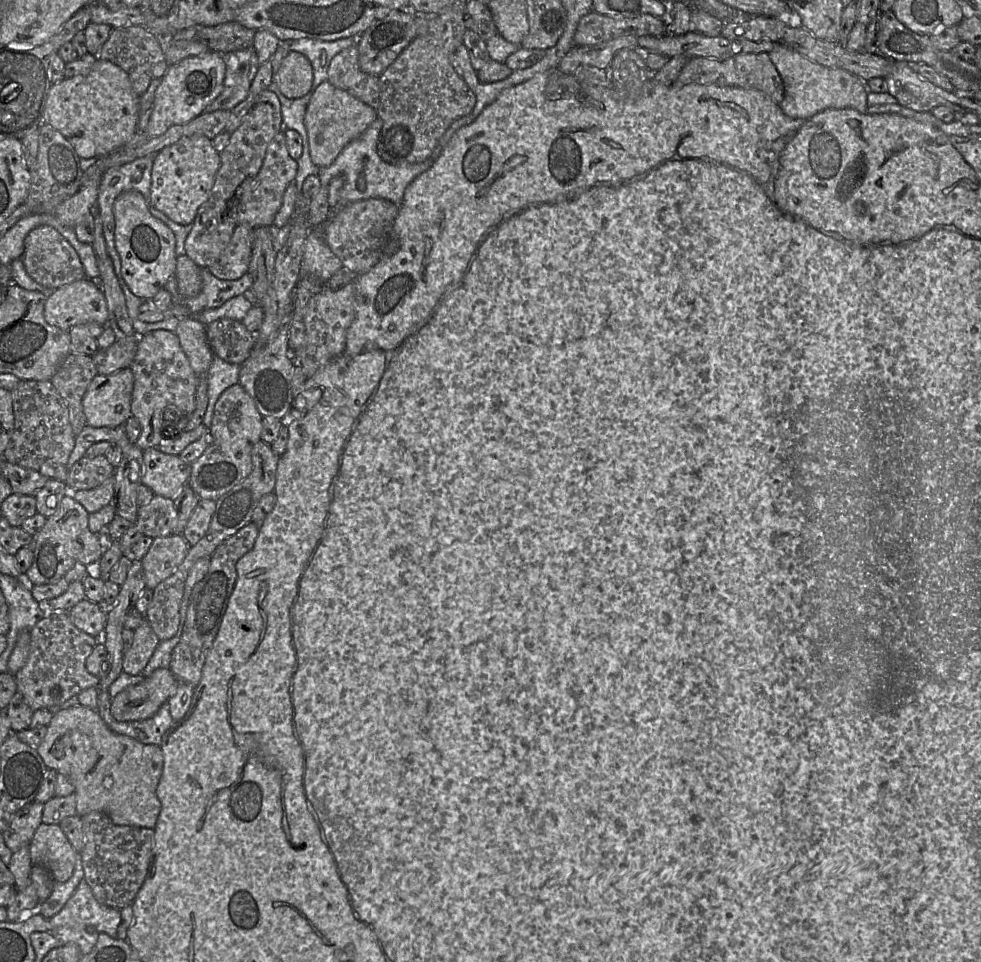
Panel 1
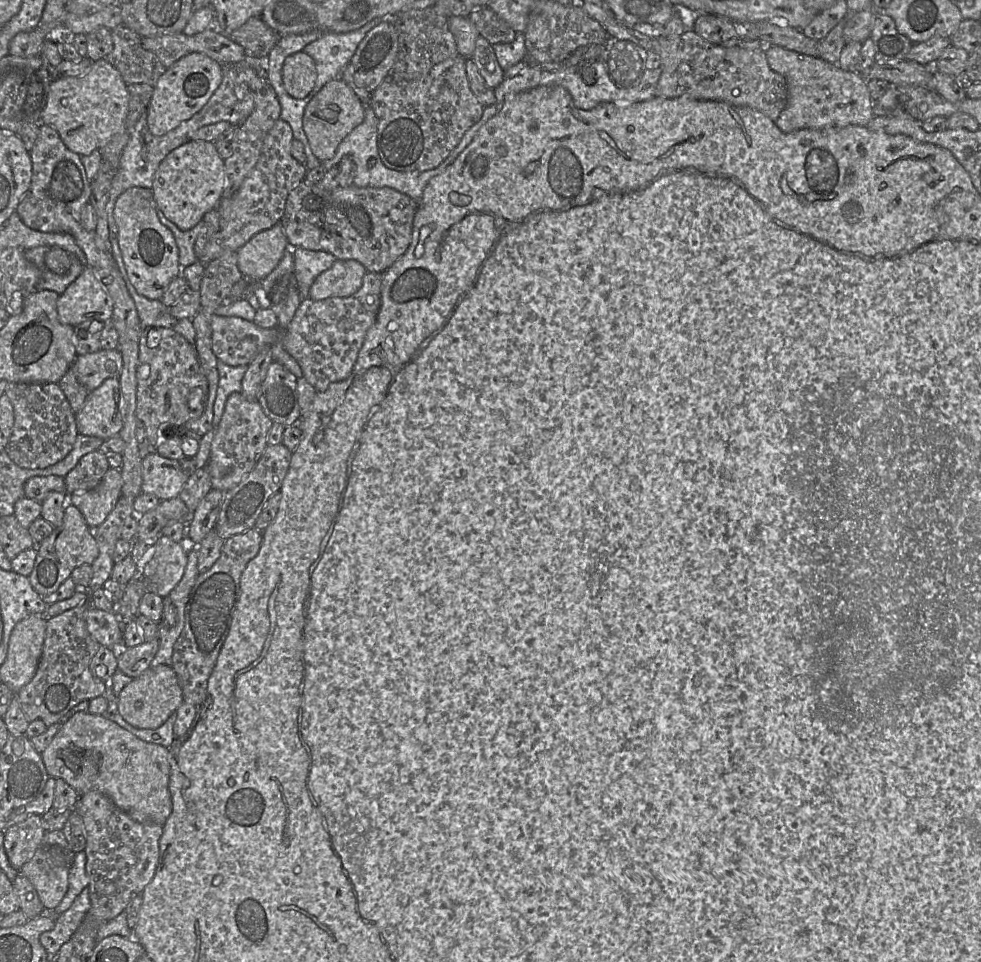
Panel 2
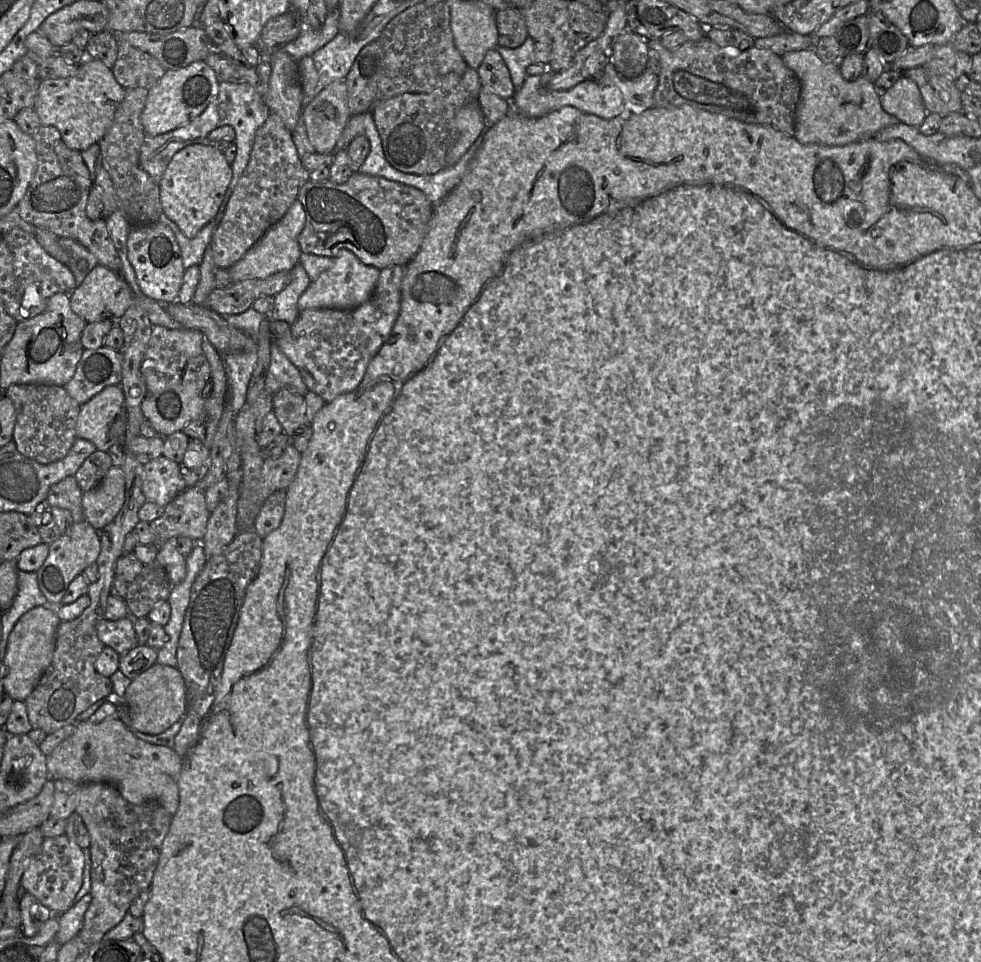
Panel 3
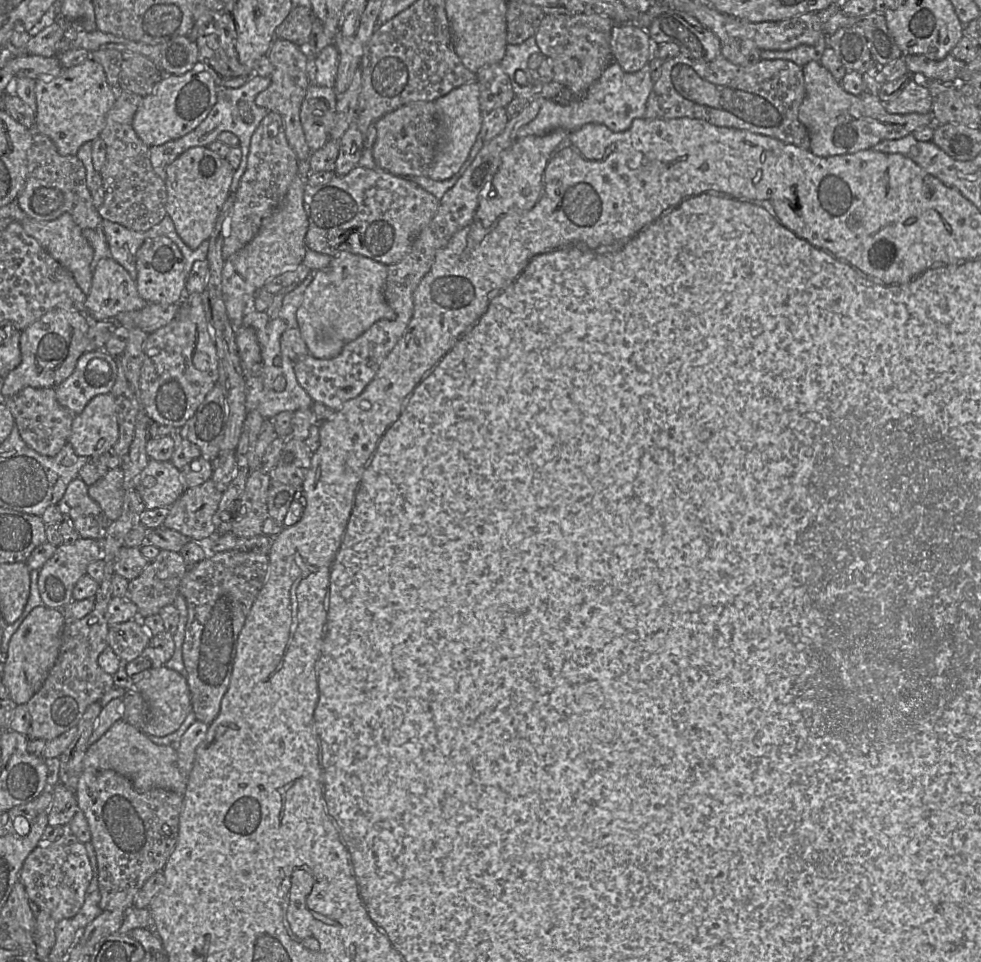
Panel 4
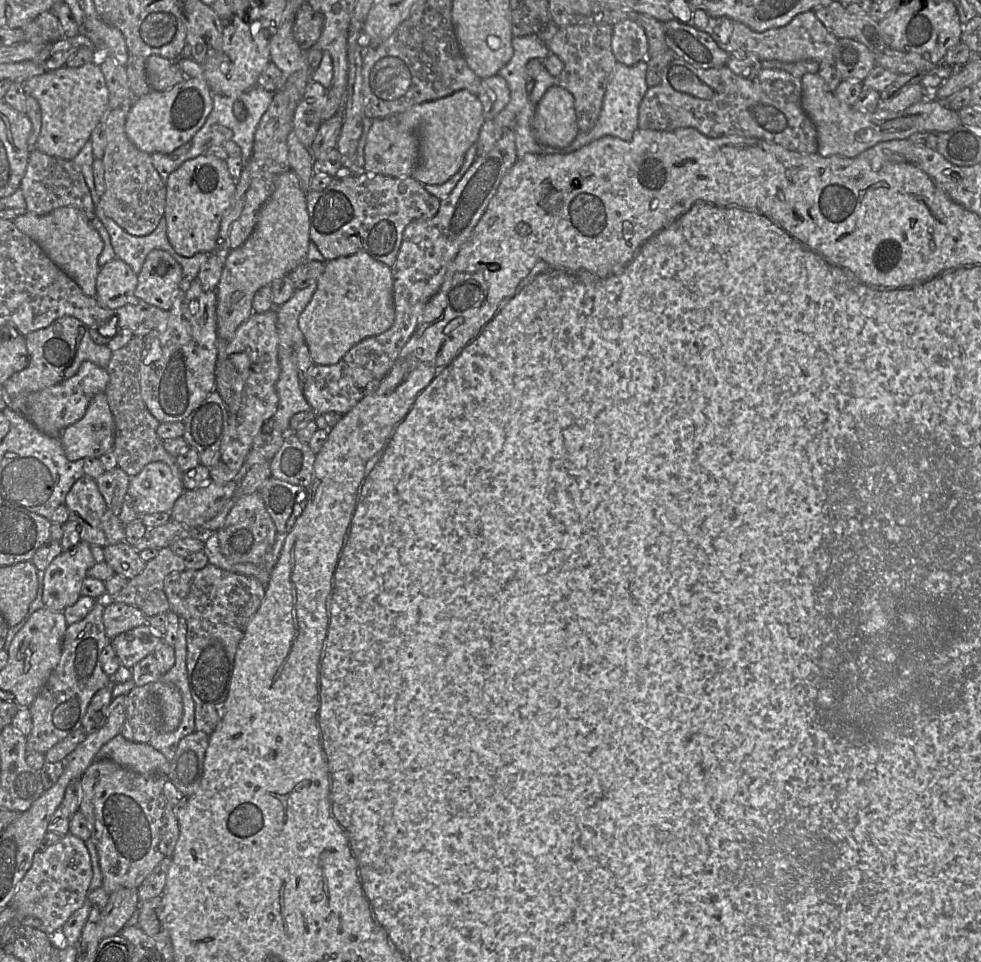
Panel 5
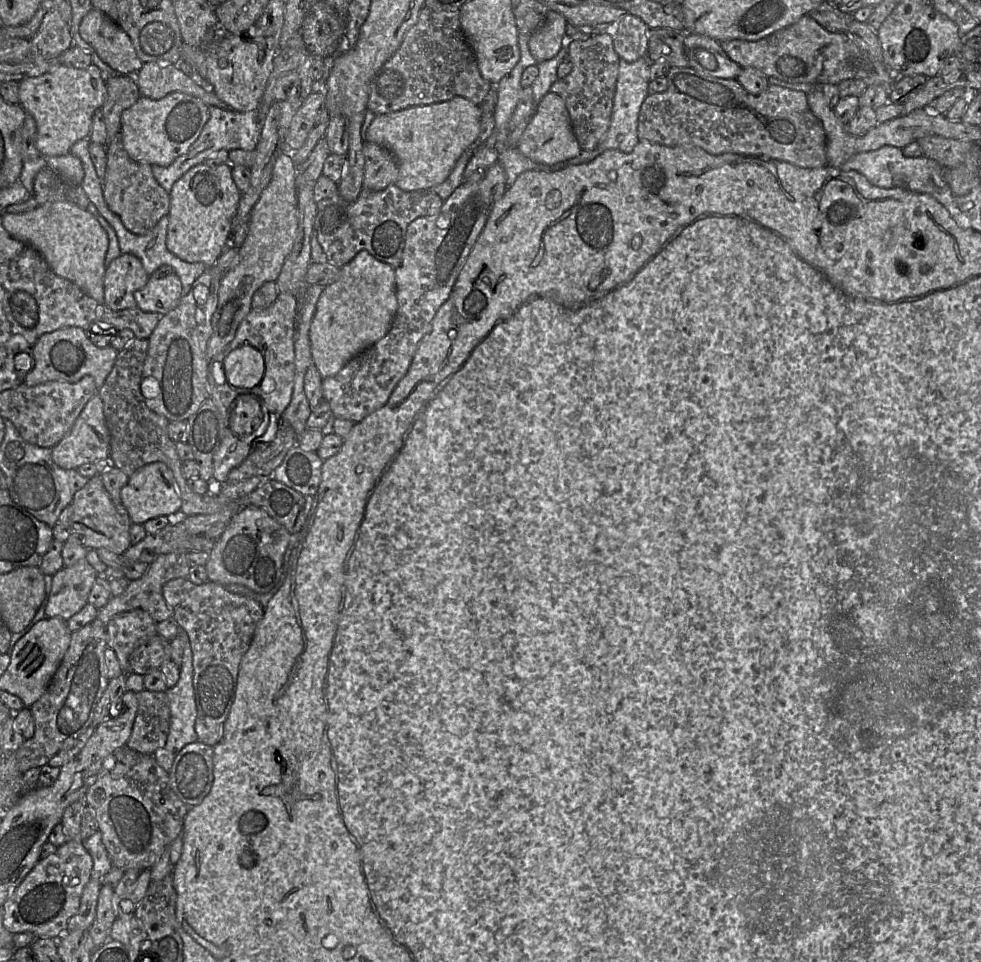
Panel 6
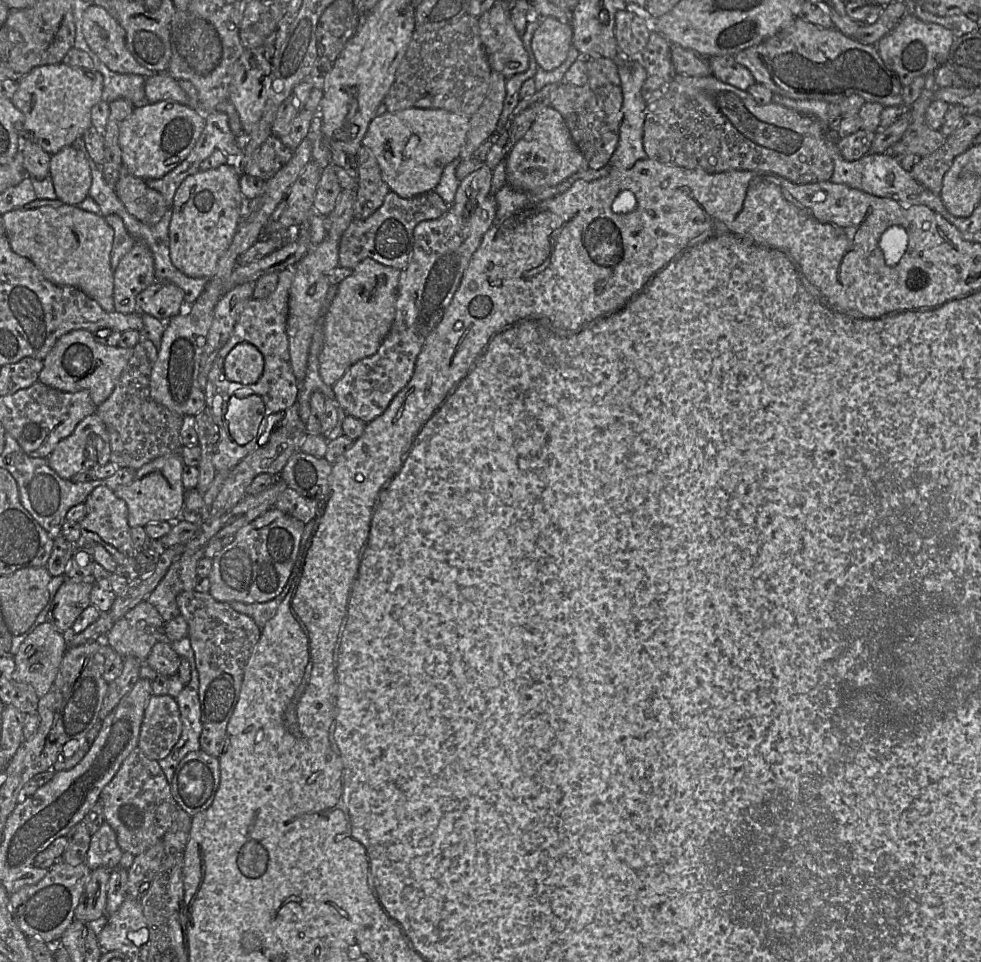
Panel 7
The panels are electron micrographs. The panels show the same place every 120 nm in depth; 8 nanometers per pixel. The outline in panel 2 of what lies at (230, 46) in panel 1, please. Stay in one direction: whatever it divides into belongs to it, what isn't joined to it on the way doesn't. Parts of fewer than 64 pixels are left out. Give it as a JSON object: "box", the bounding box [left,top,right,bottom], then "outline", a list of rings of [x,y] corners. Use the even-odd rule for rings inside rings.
{"box":[229,16,280,59],"outline":[[[255,16],[249,18],[243,25],[232,31],[229,38],[244,48],[246,56],[265,59],[280,36],[260,16]]]}

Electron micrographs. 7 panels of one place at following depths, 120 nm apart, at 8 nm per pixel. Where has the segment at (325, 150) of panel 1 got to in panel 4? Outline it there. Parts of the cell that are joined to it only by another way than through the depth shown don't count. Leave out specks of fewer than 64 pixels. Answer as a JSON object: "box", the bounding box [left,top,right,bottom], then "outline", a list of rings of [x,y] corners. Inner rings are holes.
{"box":[300,84,338,152],"outline":[[[310,84],[300,110],[306,142],[312,152],[329,140],[336,115],[338,95],[332,87]]]}

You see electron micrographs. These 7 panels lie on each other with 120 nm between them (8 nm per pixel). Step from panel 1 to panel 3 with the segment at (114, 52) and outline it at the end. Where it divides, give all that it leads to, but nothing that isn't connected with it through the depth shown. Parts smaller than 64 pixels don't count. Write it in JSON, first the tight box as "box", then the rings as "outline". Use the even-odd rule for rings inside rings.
{"box":[111,39,166,89],"outline":[[[123,39],[117,40],[117,46],[117,59],[111,70],[123,88],[150,89],[165,74],[166,69],[149,53]]]}

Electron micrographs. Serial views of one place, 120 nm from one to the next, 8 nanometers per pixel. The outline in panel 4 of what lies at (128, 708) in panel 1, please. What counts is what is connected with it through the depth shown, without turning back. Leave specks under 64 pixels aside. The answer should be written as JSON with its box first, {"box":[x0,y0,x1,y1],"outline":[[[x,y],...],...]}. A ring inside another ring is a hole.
{"box":[133,665,191,737],"outline":[[[164,665],[153,669],[143,679],[133,684],[148,706],[147,722],[142,728],[146,735],[164,737],[181,726],[191,709],[190,691],[186,679],[177,671]]]}

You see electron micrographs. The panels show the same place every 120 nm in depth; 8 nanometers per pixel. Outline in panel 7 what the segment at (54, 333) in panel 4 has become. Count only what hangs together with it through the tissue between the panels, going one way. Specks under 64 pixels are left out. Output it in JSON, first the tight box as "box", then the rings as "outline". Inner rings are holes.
{"box":[38,329,133,406],"outline":[[[78,329],[63,334],[43,361],[38,382],[69,393],[88,390],[95,406],[112,394],[121,374],[133,355],[133,348],[111,347],[95,341],[93,333]]]}

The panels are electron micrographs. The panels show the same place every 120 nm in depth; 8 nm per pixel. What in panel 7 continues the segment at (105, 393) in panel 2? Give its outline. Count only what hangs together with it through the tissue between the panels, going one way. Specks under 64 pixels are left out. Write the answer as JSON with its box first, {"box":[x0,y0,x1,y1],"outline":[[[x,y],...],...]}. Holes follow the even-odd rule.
{"box":[47,413,110,479],"outline":[[[93,413],[85,417],[71,435],[61,440],[47,457],[48,465],[61,478],[70,479],[75,474],[92,469],[95,465],[106,465],[110,462],[110,438],[100,417]]]}

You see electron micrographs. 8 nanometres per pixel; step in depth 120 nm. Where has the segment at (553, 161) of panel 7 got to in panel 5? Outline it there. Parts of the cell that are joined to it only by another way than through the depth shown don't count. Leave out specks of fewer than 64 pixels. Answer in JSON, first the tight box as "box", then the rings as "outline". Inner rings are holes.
{"box":[531,86,579,149],"outline":[[[551,86],[538,102],[531,126],[538,143],[559,149],[569,146],[579,133],[572,94]]]}

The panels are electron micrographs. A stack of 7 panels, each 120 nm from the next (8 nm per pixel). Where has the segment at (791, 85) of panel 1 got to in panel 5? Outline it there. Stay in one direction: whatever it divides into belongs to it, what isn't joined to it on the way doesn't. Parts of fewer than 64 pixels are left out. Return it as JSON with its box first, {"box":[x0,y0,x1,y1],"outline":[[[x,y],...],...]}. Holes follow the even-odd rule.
{"box":[801,73,962,158],"outline":[[[806,73],[802,76],[801,81],[802,107],[817,129],[817,153],[822,157],[842,156],[855,158],[879,142],[909,139],[912,134],[918,132],[948,132],[962,125],[958,113],[950,110],[945,103],[940,101],[923,100],[901,112],[887,112],[877,109],[873,113],[862,113],[840,101],[835,95],[835,92],[829,90],[826,82],[818,73]]]}

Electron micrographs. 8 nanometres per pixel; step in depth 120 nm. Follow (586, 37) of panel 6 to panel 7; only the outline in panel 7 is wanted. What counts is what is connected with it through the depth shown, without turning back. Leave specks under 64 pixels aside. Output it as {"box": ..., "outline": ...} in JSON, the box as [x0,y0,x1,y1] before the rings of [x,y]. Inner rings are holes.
{"box":[551,57,623,170],"outline":[[[584,57],[587,67],[587,83],[574,86],[559,83],[551,94],[551,106],[564,118],[573,141],[578,146],[589,168],[598,170],[606,167],[614,154],[623,119],[623,93],[617,62],[613,59]]]}

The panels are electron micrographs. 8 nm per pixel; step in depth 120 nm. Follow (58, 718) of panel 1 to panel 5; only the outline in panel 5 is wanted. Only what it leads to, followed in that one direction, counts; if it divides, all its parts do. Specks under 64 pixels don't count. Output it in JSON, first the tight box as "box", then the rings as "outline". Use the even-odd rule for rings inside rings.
{"box":[96,733,170,775],"outline":[[[120,733],[104,744],[96,760],[112,760],[141,775],[168,775],[170,762],[149,743],[131,742]]]}

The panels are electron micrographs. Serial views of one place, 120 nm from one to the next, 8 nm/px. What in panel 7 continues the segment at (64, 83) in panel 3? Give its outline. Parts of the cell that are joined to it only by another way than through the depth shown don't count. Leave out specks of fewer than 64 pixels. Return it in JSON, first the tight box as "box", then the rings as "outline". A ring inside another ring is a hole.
{"box":[11,62,103,155],"outline":[[[63,62],[33,68],[18,81],[18,89],[11,98],[24,115],[21,138],[36,143],[50,155],[72,146],[92,126],[91,110],[103,100],[102,90],[103,76],[95,68],[74,67]]]}

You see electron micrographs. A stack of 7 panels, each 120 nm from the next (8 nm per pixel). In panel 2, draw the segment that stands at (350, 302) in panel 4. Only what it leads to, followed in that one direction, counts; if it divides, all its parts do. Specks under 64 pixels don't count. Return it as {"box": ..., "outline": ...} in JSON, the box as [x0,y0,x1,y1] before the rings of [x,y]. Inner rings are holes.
{"box":[309,260,367,300],"outline":[[[336,260],[331,268],[321,273],[309,290],[309,298],[322,300],[330,297],[348,297],[362,286],[367,273],[355,260]]]}

